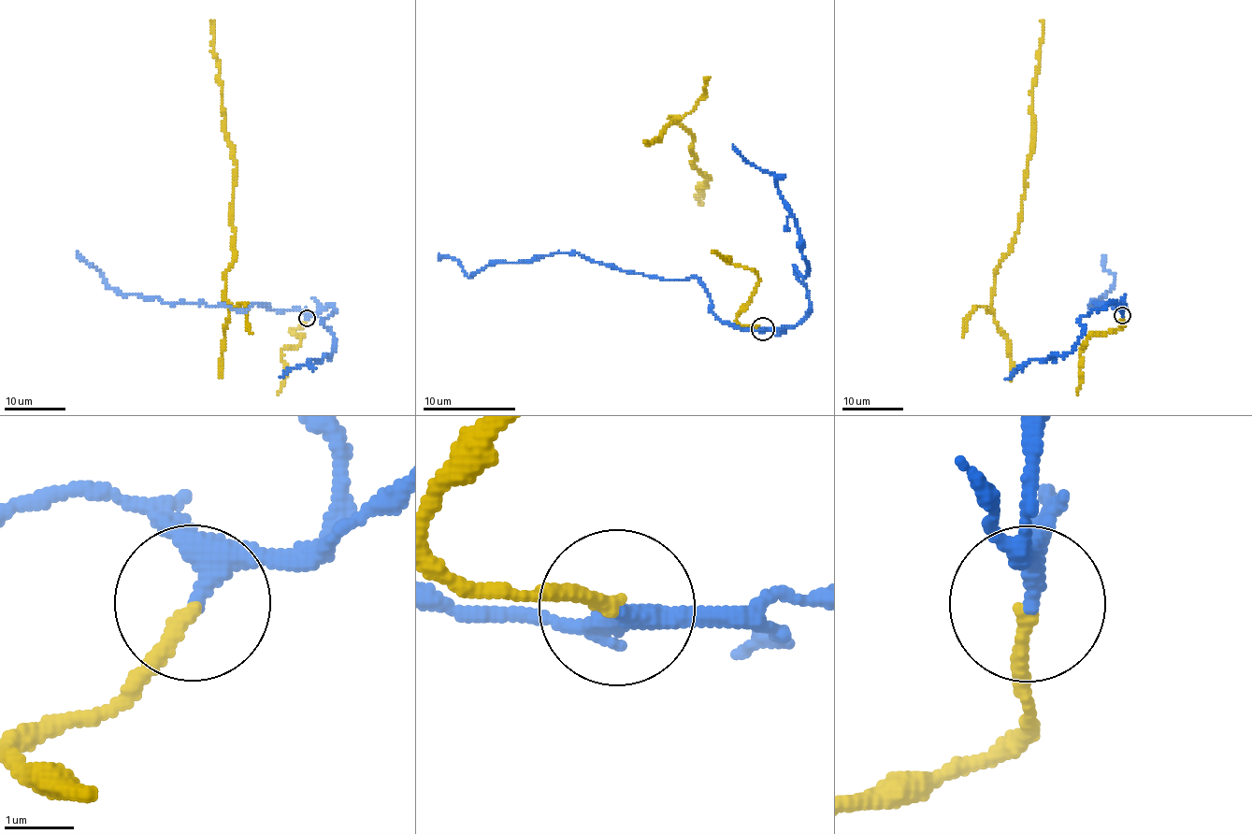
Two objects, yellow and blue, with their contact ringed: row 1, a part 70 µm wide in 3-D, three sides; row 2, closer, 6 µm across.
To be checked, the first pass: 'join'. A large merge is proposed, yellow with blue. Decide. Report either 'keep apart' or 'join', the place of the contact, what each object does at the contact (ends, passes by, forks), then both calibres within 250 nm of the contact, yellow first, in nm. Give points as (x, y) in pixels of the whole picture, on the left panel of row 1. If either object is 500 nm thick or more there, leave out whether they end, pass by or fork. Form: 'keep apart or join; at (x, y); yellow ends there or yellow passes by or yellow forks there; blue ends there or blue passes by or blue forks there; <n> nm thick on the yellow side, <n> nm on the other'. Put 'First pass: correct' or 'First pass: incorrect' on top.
First pass: correct
join; at (307, 318); yellow ends there; blue passes by; 200 nm thick on the yellow side, 280 nm on the other

